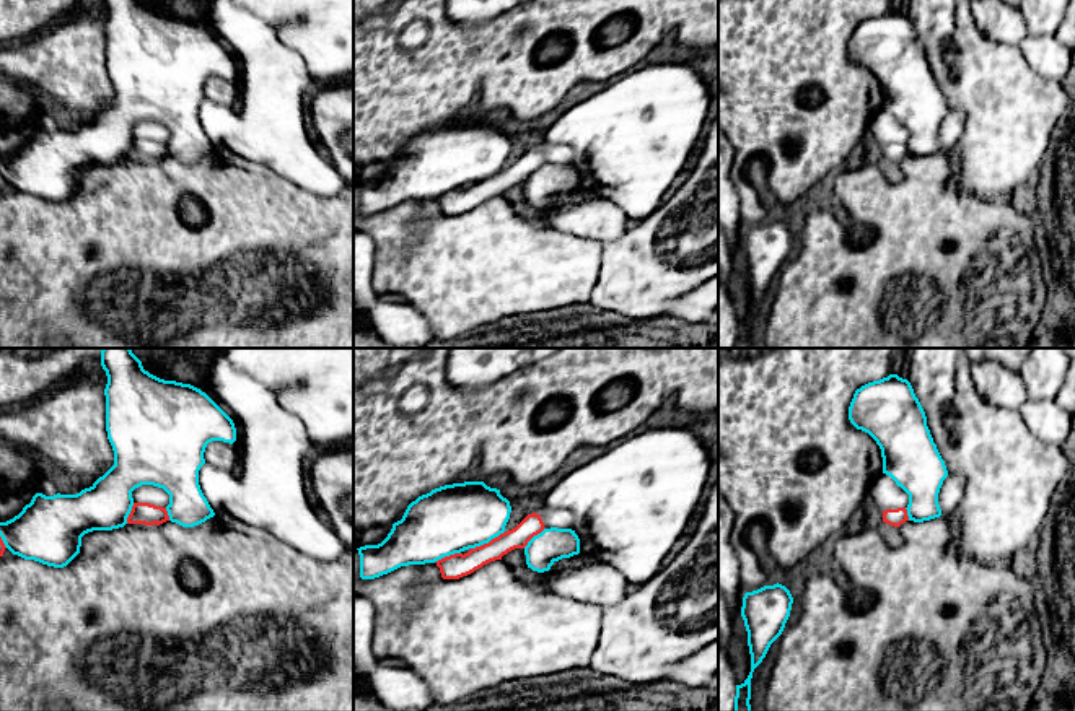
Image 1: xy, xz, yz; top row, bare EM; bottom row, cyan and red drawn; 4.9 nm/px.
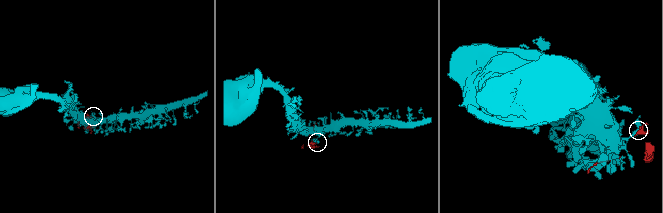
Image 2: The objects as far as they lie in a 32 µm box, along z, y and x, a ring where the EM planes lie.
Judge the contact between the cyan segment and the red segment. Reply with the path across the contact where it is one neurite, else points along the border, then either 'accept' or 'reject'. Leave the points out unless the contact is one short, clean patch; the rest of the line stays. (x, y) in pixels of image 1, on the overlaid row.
reject

